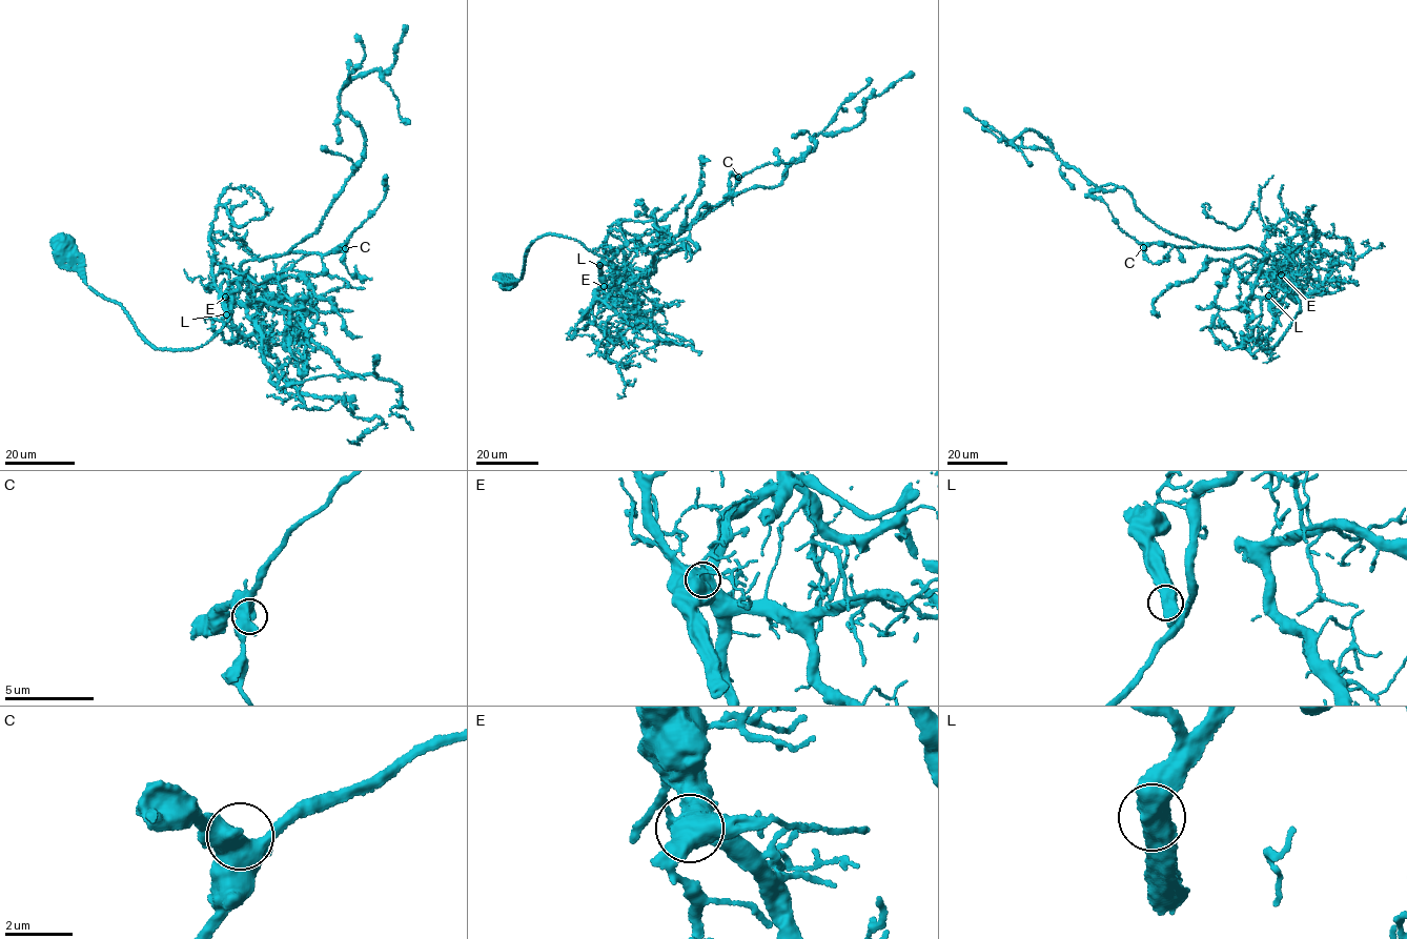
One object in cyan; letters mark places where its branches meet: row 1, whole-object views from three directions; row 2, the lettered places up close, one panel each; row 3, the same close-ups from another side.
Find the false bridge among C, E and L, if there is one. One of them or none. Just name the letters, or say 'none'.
none

